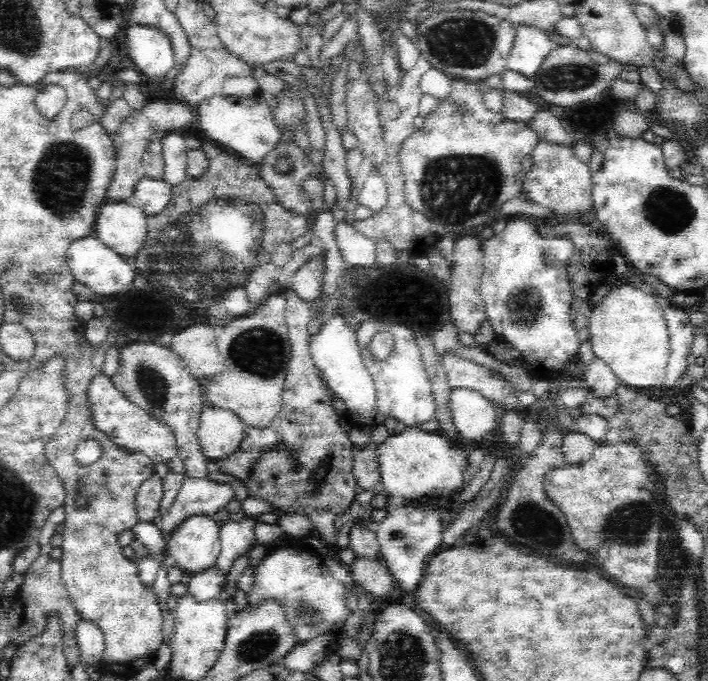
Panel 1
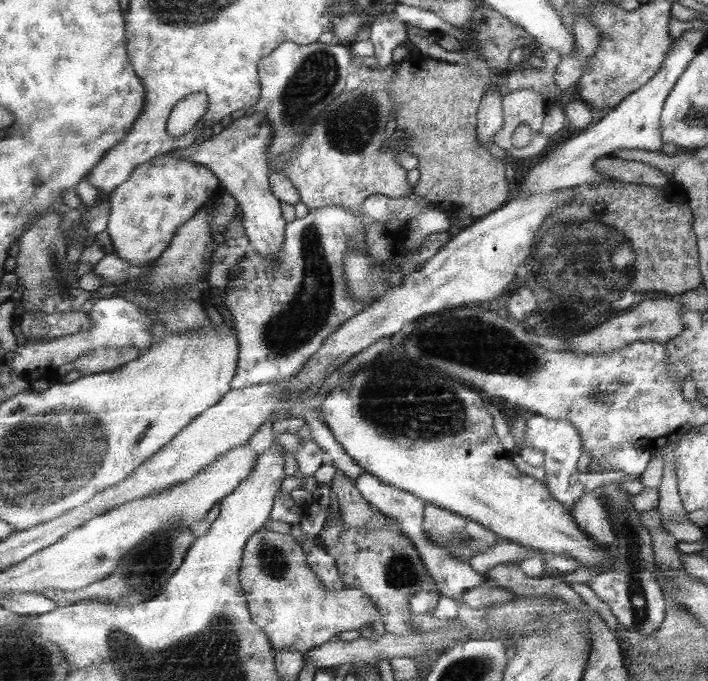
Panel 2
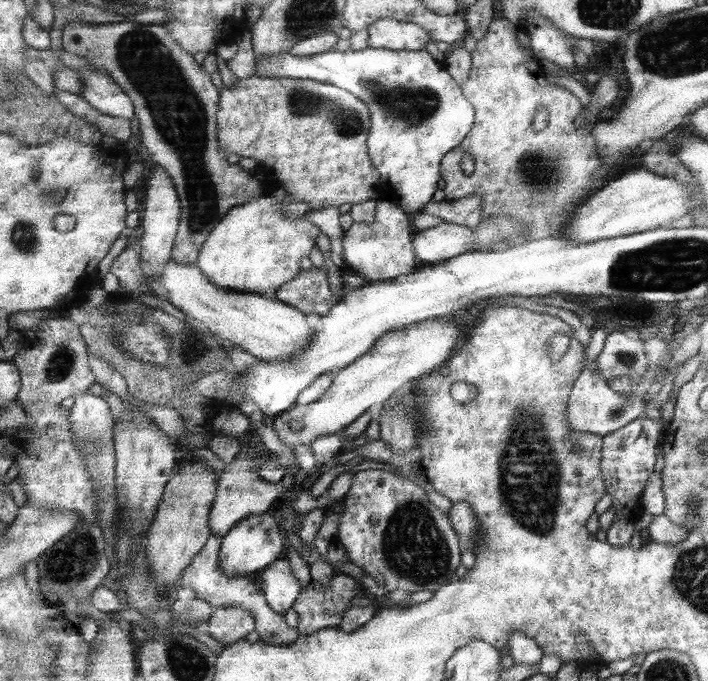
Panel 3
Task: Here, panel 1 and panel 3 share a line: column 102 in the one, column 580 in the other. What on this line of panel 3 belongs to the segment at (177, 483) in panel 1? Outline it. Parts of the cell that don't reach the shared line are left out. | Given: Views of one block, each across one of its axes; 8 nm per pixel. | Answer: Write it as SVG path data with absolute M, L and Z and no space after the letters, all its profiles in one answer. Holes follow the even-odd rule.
M597 360L591 362L583 374L579 376L575 388L573 388L573 396L569 400L569 424L573 432L589 432L589 434L597 434L597 436L609 436L629 424L633 424L635 420L645 418L645 410L655 406L655 404L645 404L645 398L637 398L633 392L629 394L619 394L615 392L597 372Z

